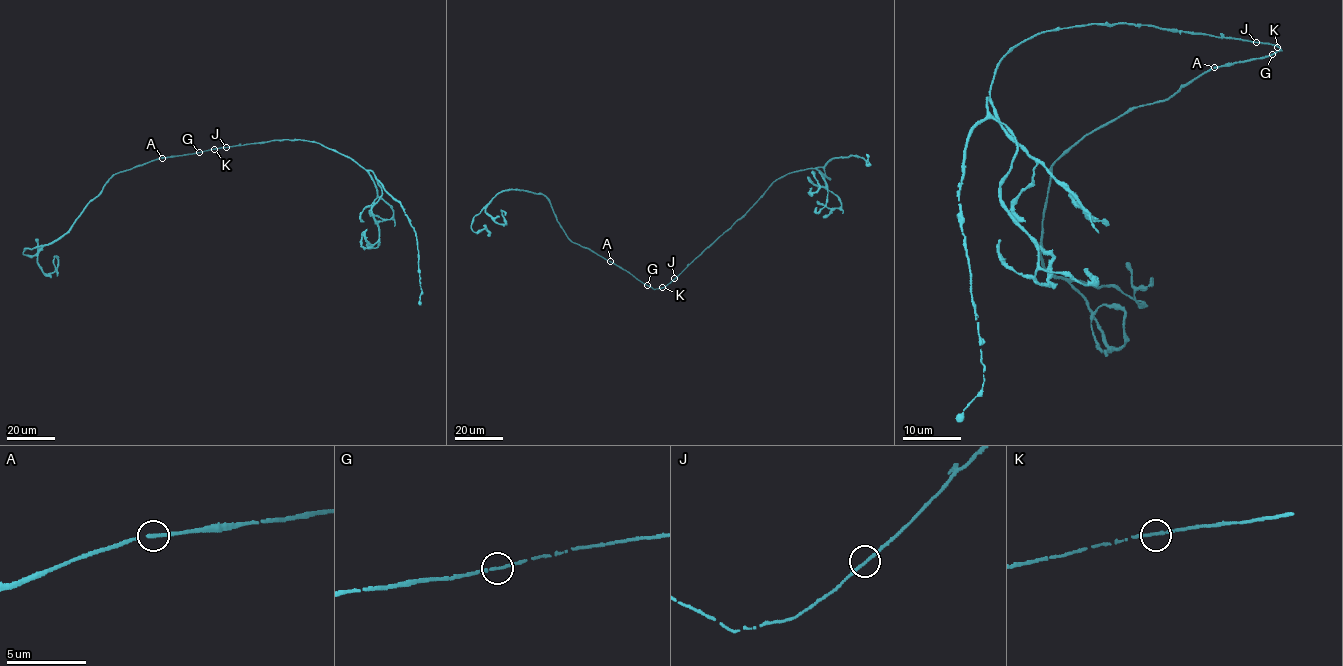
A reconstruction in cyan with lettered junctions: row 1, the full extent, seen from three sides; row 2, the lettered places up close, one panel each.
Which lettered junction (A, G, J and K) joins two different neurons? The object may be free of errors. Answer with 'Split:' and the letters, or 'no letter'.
Split: no letter

